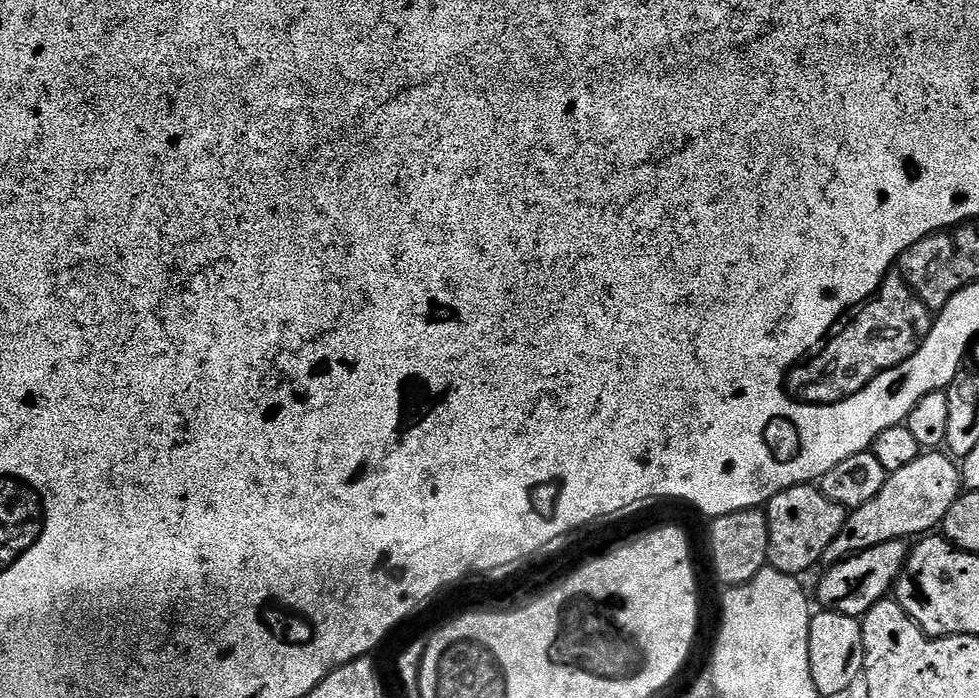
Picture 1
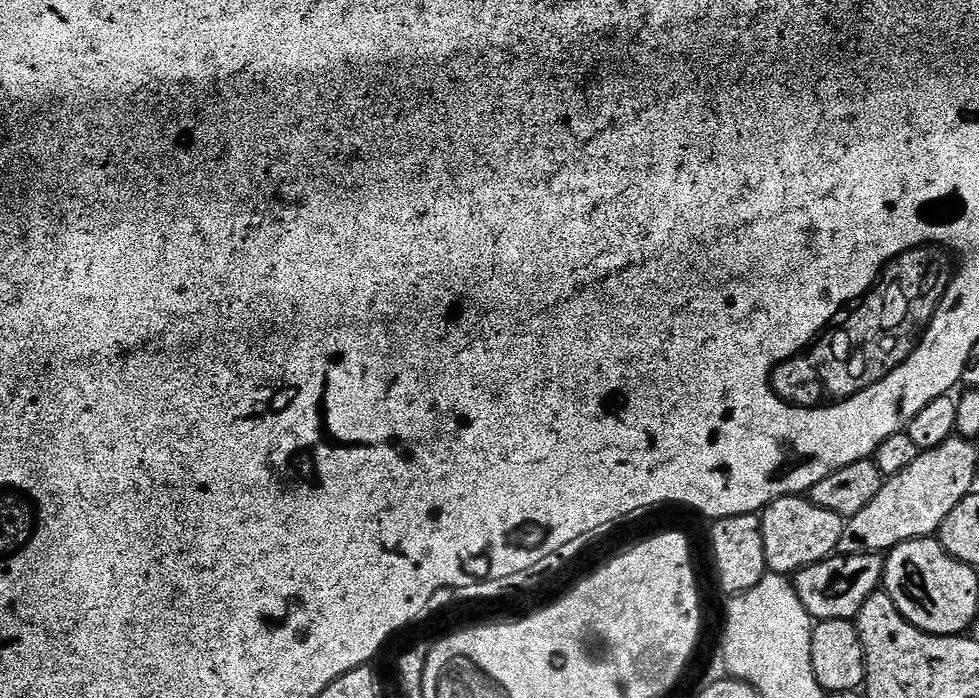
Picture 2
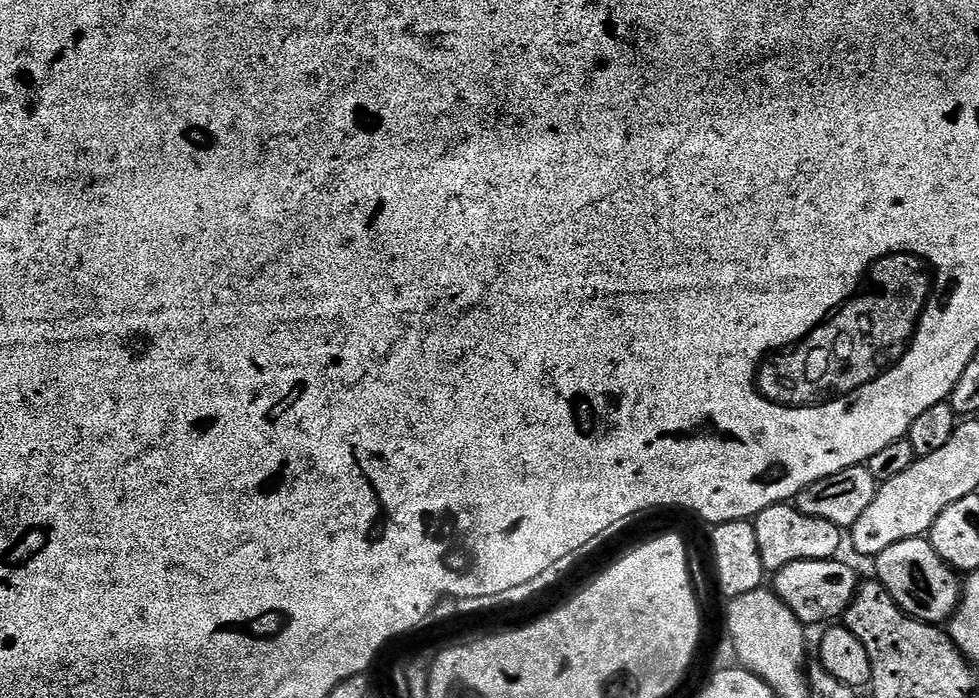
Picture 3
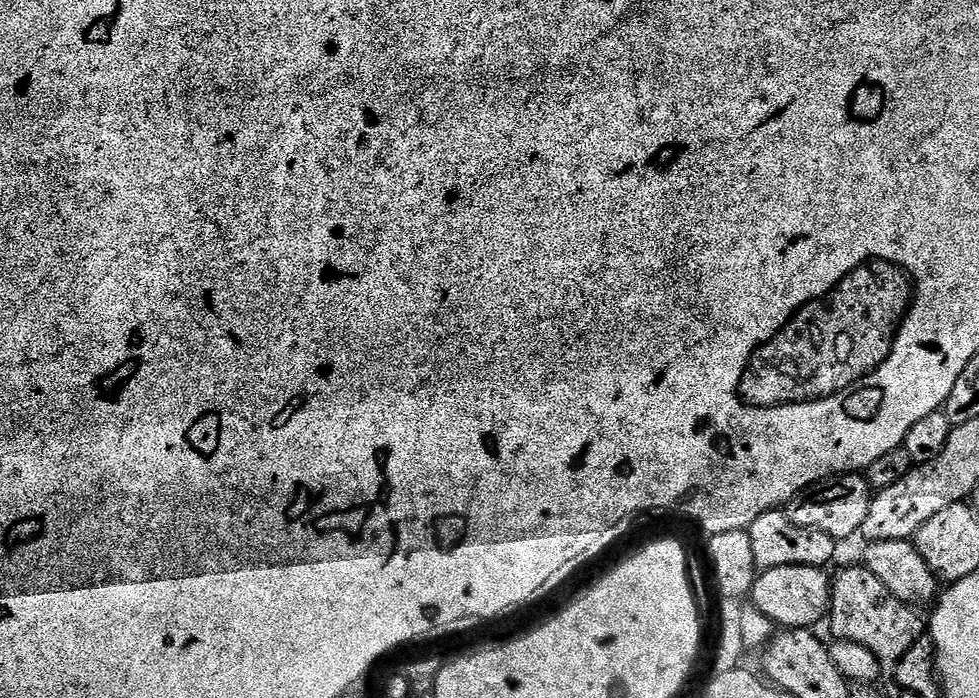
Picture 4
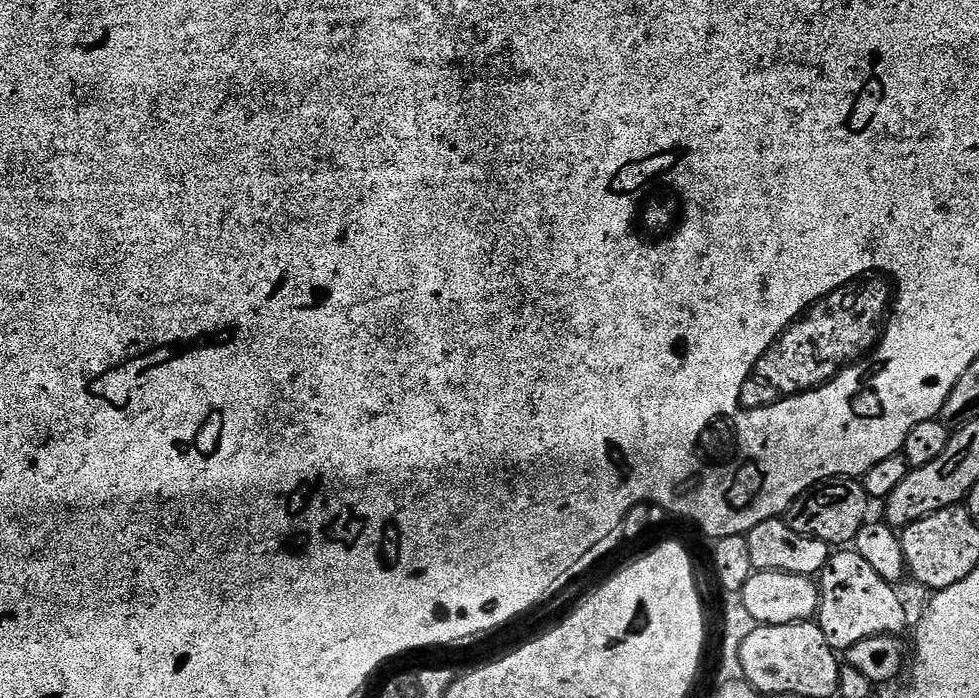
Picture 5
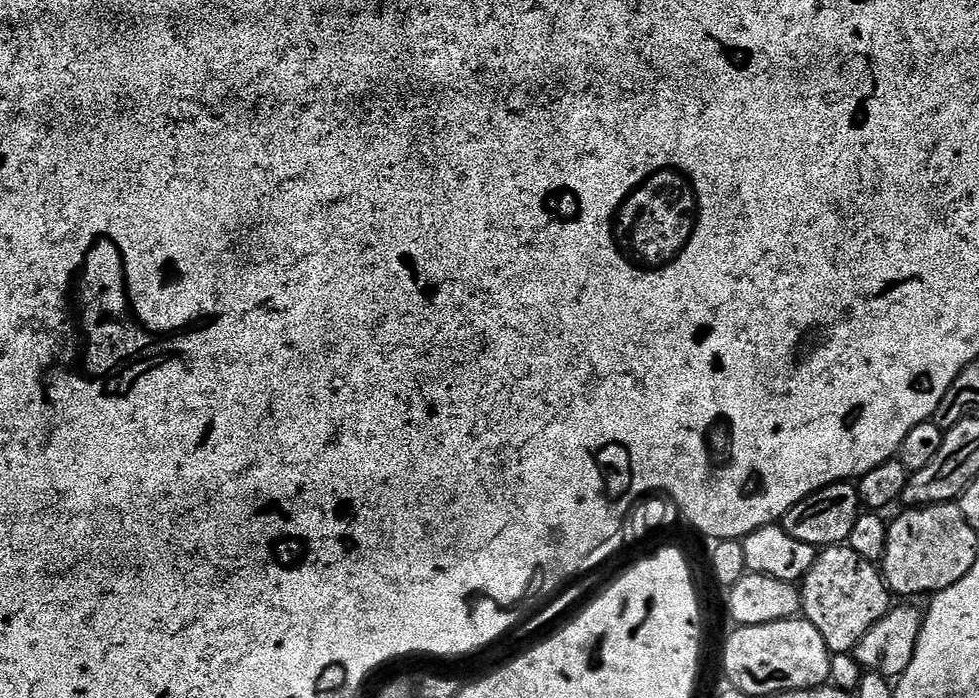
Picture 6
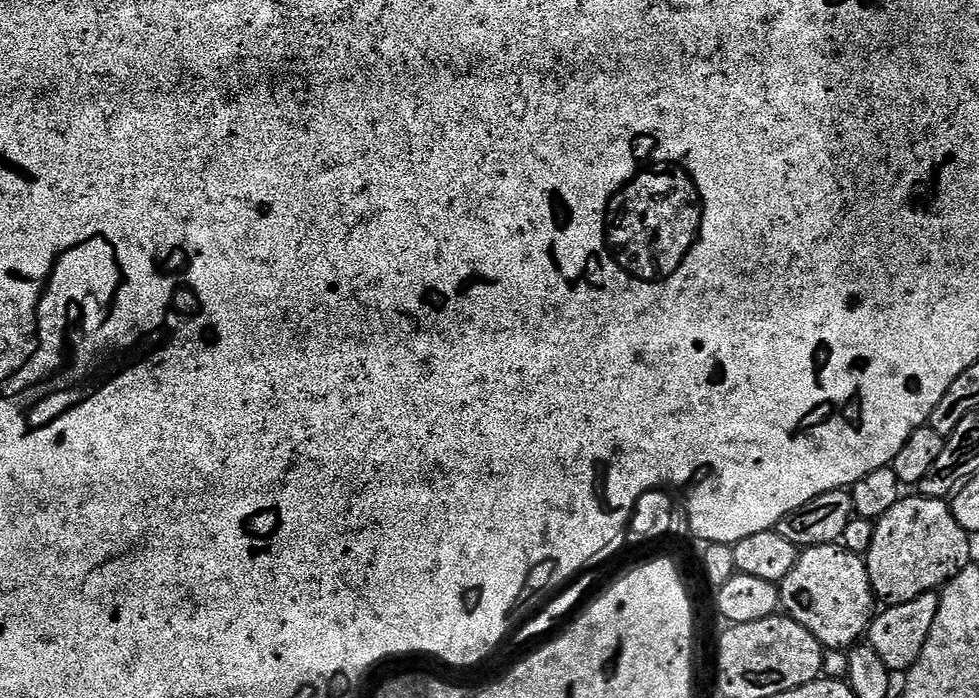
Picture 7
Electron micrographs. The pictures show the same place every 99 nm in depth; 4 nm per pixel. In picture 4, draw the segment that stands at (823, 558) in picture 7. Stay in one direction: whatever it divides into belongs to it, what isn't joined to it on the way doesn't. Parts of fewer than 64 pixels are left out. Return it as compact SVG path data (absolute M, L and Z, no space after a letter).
M867 566L844 568L832 580L833 637L837 641L852 641L873 651L885 669L904 660L904 652L916 648L916 635L925 631L926 624L916 617L917 609L898 599L893 592Z

